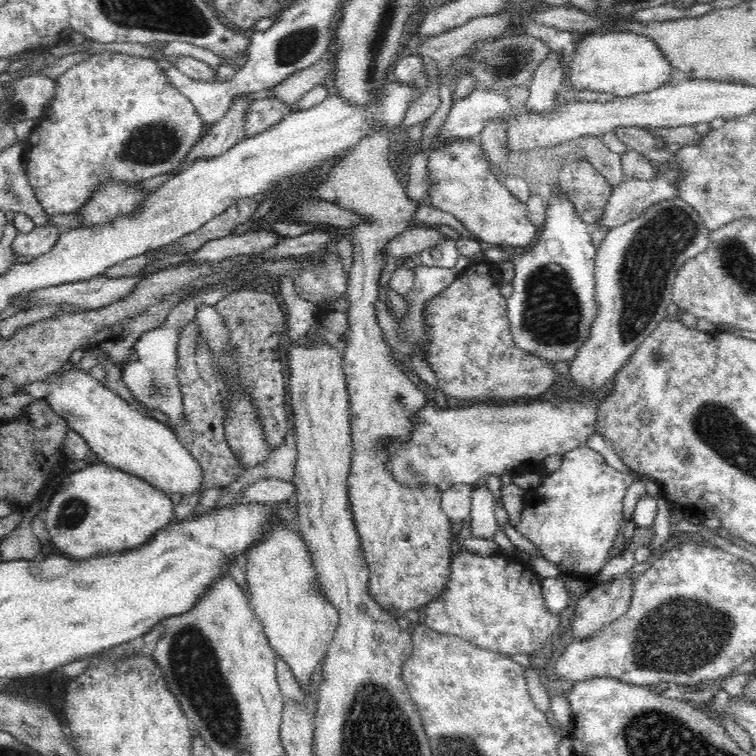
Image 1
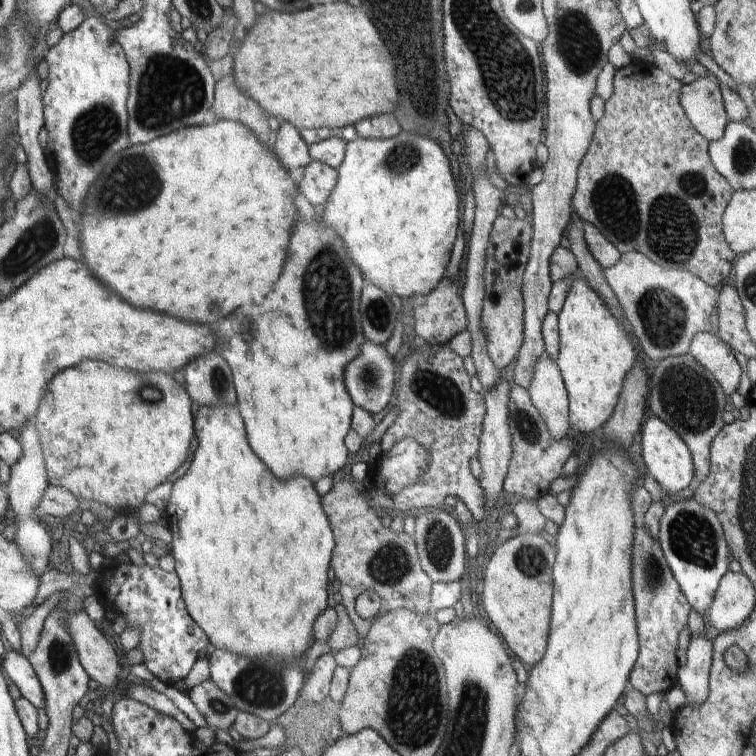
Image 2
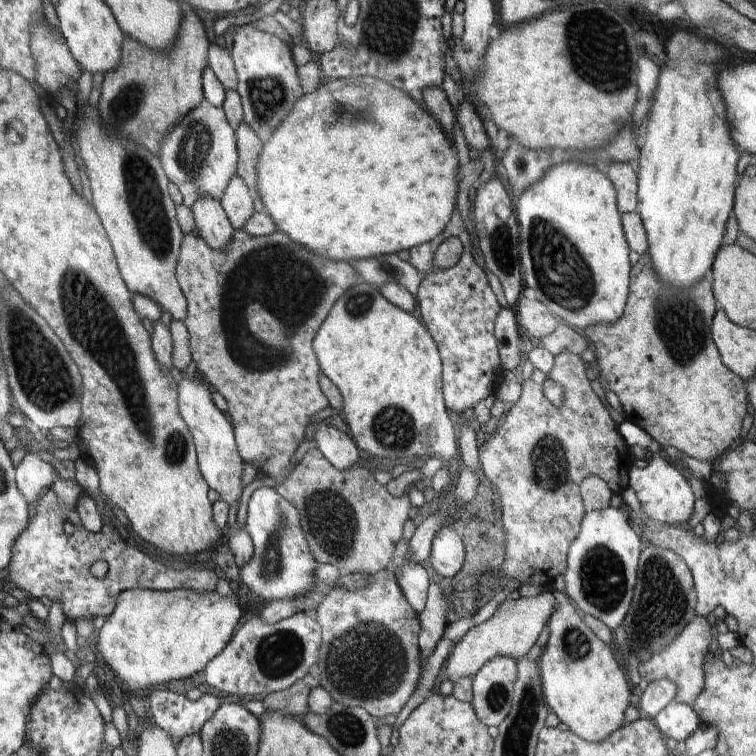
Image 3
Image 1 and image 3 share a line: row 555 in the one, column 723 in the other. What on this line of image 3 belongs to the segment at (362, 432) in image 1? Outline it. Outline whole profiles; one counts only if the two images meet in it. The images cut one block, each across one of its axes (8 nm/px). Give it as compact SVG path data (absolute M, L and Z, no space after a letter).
M642 254L639 260L631 266L629 290L630 294L626 302L626 308L624 308L624 314L622 314L622 318L620 318L618 322L614 322L614 324L594 324L594 326L584 328L588 340L594 344L596 364L598 364L599 371L602 376L606 378L606 382L608 382L612 392L618 396L623 406L622 412L626 415L626 418L639 424L646 430L662 449L666 449L667 446L674 446L676 450L688 454L690 458L696 458L696 460L711 463L712 460L723 456L726 450L729 450L740 440L742 420L744 420L744 416L748 414L746 381L736 376L734 372L724 366L720 353L711 337L710 327L712 319L718 309L718 303L711 289L711 283L705 278L702 278L700 282L696 282L696 284L692 284L692 286L686 286L686 288L671 287L670 284L662 282L662 280L656 276L656 272L654 272L654 268L652 268L650 256L648 256L648 254Z

